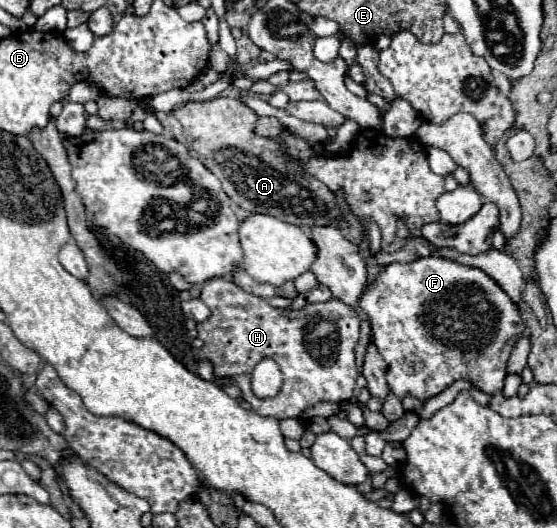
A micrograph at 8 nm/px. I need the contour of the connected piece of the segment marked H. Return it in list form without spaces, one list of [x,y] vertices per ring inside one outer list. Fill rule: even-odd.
[[[212,278],[206,282],[200,300],[206,302],[212,314],[196,326],[198,338],[204,340],[204,348],[196,352],[196,358],[208,358],[214,364],[216,378],[234,378],[242,390],[242,398],[250,402],[256,414],[288,420],[300,418],[318,402],[340,404],[352,398],[356,386],[354,346],[360,338],[360,318],[344,302],[332,298],[290,314],[242,290],[232,278]],[[264,358],[272,358],[284,374],[282,390],[266,400],[256,398],[250,388],[250,374]]]

